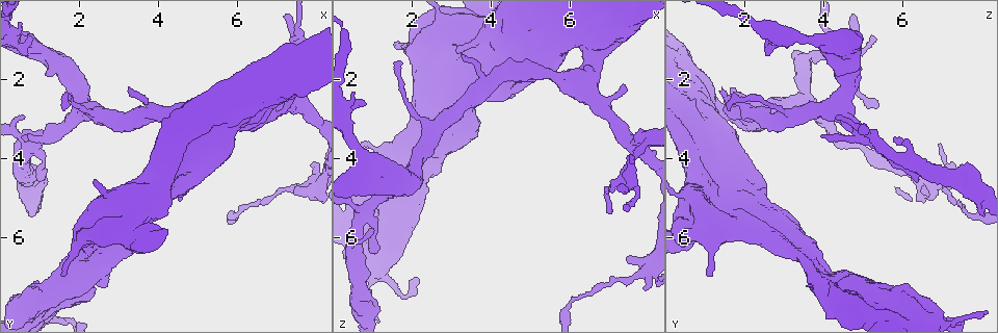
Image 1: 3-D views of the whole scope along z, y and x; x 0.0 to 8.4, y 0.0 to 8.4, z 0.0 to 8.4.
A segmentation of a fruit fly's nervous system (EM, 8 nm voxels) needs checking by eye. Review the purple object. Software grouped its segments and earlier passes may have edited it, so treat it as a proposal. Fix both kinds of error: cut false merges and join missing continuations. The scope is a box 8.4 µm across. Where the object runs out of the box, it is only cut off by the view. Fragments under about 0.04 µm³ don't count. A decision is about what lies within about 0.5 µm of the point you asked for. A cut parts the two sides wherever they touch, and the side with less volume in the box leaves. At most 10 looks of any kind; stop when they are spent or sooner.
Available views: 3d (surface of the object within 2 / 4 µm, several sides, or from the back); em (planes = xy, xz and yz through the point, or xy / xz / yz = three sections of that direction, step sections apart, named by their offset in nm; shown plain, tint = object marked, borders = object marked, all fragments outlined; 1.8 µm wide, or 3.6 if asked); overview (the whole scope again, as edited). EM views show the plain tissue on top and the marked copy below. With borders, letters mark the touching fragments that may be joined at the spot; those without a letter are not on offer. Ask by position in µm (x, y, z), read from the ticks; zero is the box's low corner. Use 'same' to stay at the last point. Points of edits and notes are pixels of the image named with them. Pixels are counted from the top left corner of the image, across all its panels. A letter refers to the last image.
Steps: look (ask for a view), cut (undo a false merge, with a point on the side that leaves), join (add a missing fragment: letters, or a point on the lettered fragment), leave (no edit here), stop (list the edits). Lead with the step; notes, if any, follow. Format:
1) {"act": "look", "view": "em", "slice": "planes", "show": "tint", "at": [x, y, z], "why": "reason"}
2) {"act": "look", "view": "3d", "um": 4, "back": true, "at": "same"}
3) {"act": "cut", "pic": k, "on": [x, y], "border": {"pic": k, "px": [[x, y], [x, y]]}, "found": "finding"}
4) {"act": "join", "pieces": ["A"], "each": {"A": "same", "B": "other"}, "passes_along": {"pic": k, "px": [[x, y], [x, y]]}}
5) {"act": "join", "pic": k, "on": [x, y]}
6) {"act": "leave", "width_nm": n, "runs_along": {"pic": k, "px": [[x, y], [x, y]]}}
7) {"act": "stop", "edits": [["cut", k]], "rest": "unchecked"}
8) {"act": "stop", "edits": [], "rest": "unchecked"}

{"act": "look", "view": "em", "slice": "xz", "step": 4, "show": "tint", "at": [7.80, 1.45, 3.75], "why": "thick turns thin"}

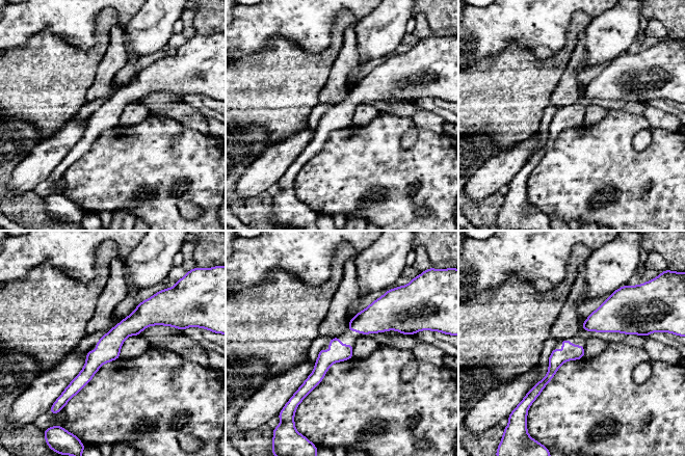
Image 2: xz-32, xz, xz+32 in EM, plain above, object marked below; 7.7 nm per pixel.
{"act": "look", "view": "em", "slice": "planes", "show": "borders", "at": "same"}

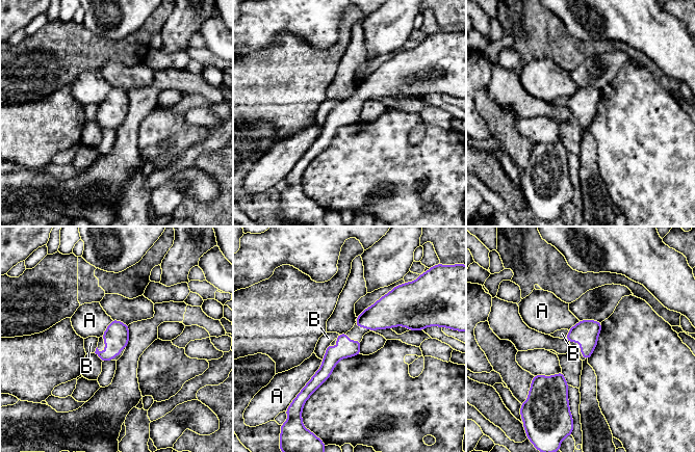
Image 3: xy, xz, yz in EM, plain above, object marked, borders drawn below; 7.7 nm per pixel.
{"act": "leave", "longest_contact_nm": ["A", 320], "each": {"A": "other", "B": "other"}, "runs_along": {"pic": 3, "px": [[357, 343], [327, 366], [310, 391]]}, "found": "one cell here"}

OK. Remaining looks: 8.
{"act": "look", "view": "em", "slice": "planes", "show": "borders", "at": [0.80, 1.20, 4.55], "why": "a fork"}

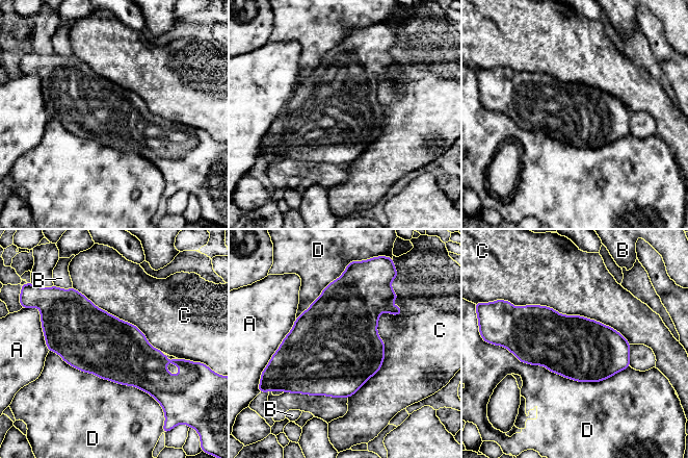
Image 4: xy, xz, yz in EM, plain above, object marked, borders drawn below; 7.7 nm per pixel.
{"act": "leave", "width_nm": 480, "each": {"A": "other", "B": "other", "C": "other", "D": "other"}, "border": {"pic": 4, "px": [[398, 297], [348, 398]]}, "found": "all the same cell"}

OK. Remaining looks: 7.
{"act": "look", "view": "3d", "um": 2, "at": [1.60, 2.70, 1.55], "why": "tapers out"}

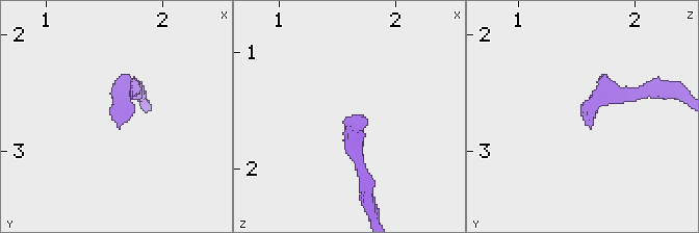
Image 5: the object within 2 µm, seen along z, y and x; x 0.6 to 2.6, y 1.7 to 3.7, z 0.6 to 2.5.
{"act": "look", "view": "em", "slice": "xz", "step": 8, "show": "borders", "at": [1.66, 2.74, 1.58], "why": "need the tissue"}

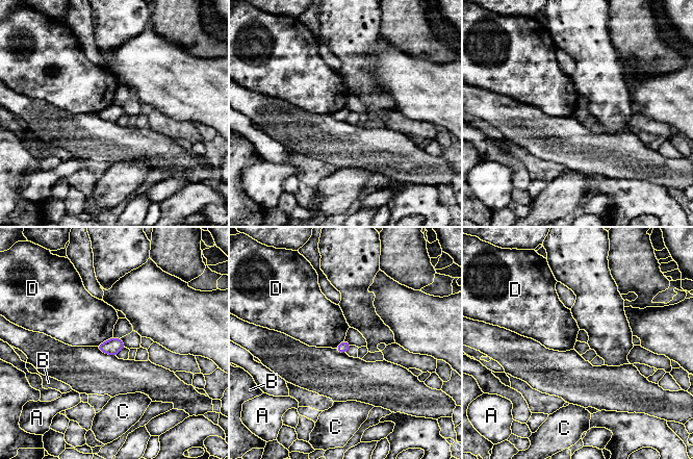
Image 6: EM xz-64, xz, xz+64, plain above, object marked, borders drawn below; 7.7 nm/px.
{"act": "leave", "each": {"A": "other", "B": "other", "C": "other", "D": "other"}, "border": {"pic": 6, "px": [[112, 336], [97, 346]]}, "found": "none of them fits"}

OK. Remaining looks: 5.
{"act": "look", "view": "3d", "um": 2, "at": [7.90, 4.60, 6.80], "why": "thin arm on a thick one"}

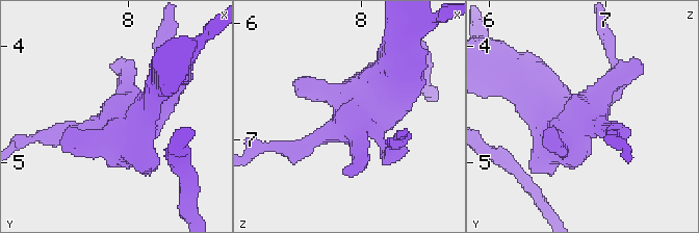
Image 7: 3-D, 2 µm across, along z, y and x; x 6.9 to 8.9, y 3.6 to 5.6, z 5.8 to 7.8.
{"act": "look", "view": "em", "um": 3.6, "slice": "xy", "step": 4, "show": "tint", "at": [7.94, 4.64, 6.80], "why": "now the EM"}

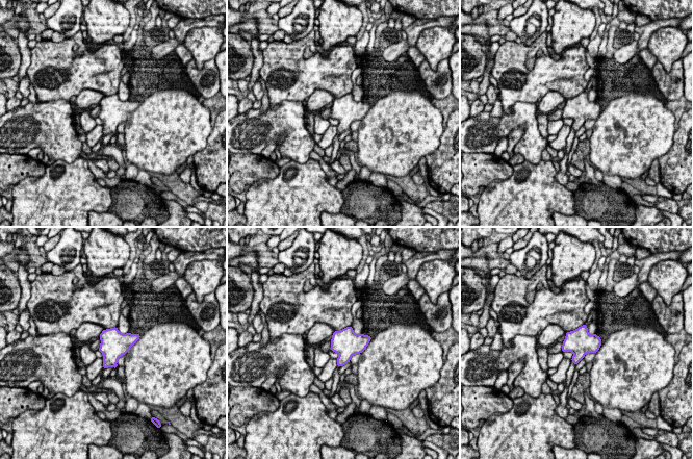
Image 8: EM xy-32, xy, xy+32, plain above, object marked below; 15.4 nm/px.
{"act": "look", "view": "em", "um": 3.6, "slice": "planes", "show": "borders", "at": "same"}

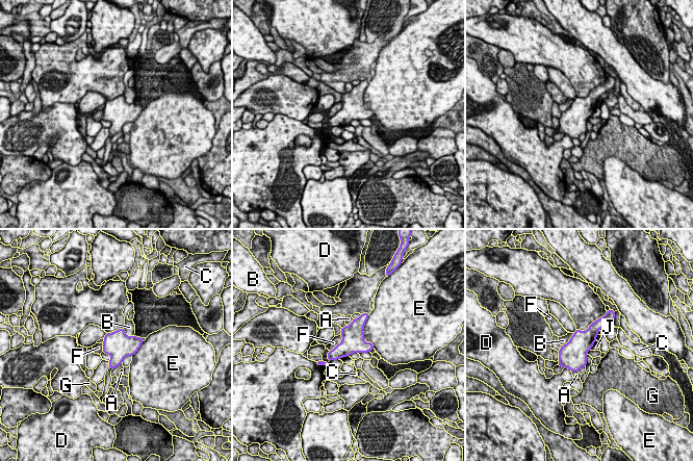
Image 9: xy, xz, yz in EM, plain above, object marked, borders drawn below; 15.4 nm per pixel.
{"act": "leave", "each": {"A": "other", "B": "other", "C": "other", "D": "other", "E": "other", "F": "other", "G": "other", "J": "other"}, "border": {"pic": 9, "px": [[341, 334], [341, 340], [330, 351]]}, "found": "continuous, no second cell"}

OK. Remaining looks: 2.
{"act": "stop", "edits": [], "rest": "unchecked"}

